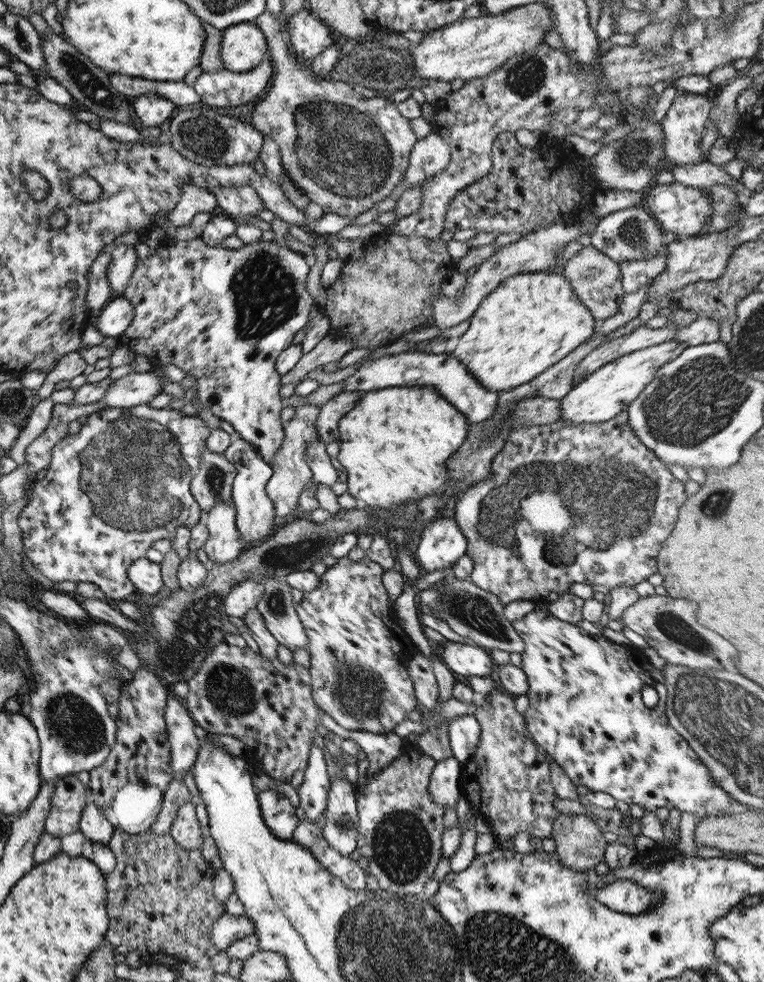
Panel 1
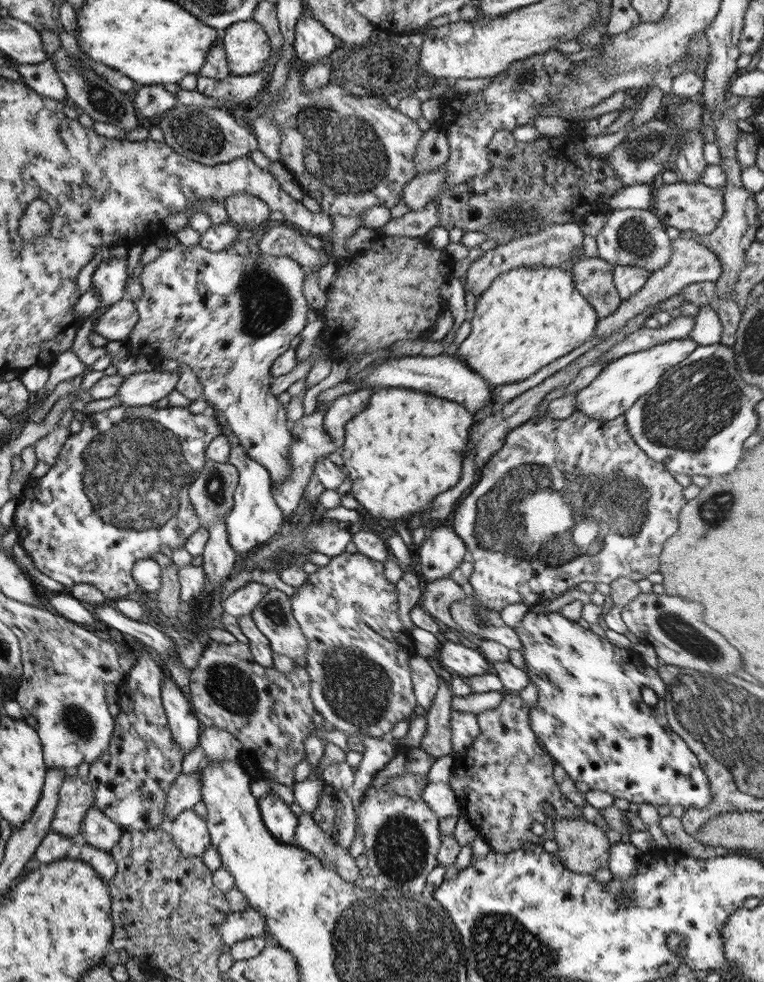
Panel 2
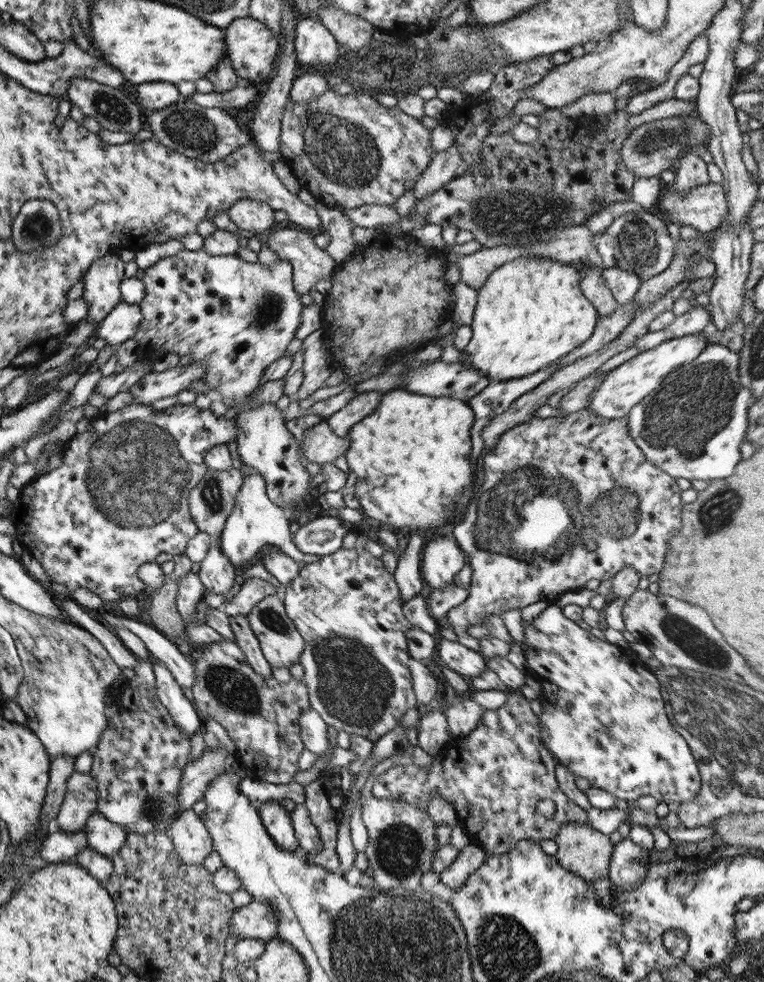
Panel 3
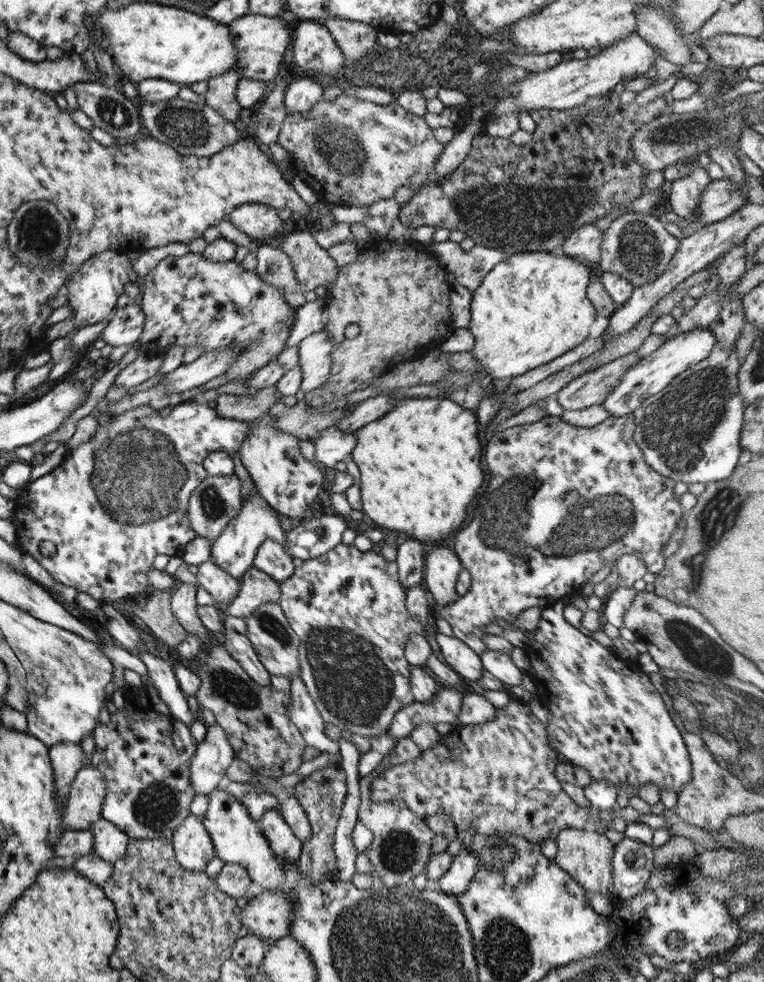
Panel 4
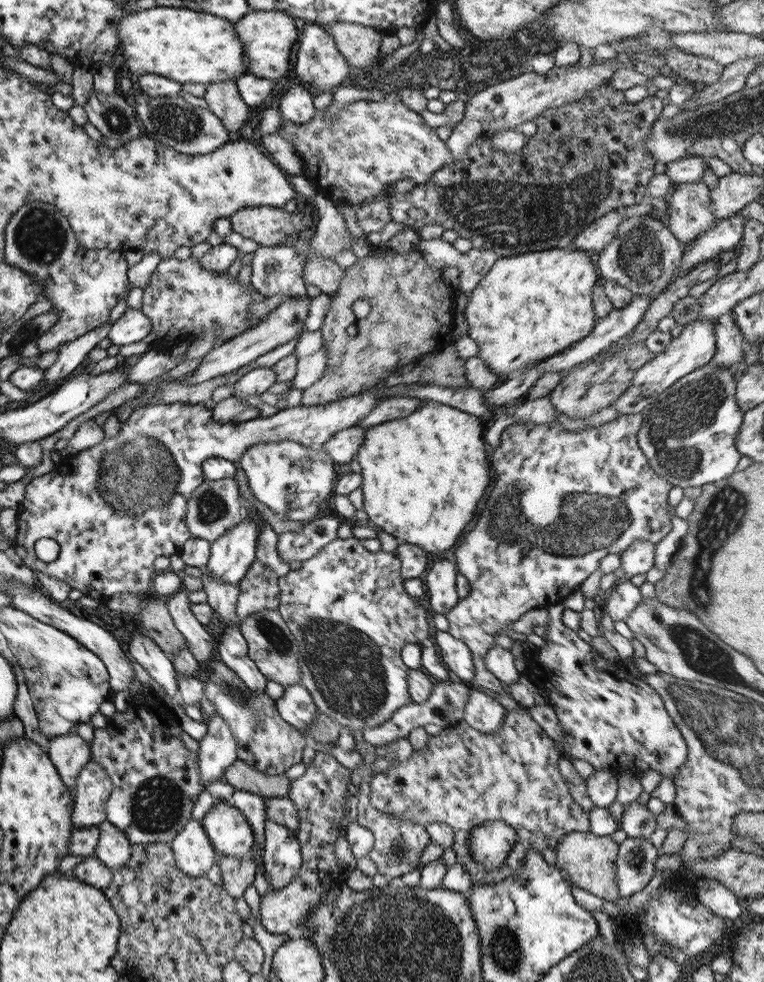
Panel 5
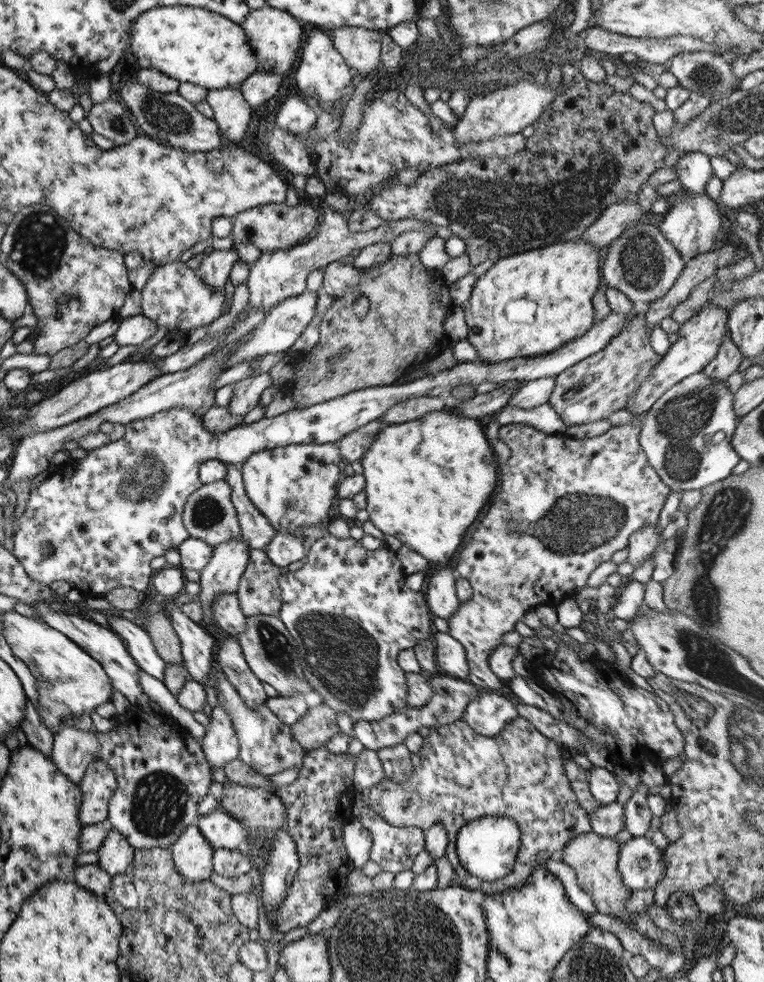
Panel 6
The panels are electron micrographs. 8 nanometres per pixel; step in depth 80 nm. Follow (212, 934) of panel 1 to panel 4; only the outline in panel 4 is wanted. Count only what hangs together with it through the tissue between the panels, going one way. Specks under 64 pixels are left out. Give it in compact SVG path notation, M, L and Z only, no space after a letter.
M263 891L248 901L239 911L239 924L250 931L250 935L273 940L280 939L289 931L294 902L290 894L283 891Z

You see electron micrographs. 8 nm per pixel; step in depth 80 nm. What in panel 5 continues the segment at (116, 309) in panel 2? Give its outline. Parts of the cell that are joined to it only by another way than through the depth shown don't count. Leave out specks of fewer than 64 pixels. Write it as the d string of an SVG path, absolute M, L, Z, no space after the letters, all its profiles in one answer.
M127 308L117 320L111 324L111 329L107 333L107 338L111 345L121 347L133 344L145 338L151 331L149 320L140 312L133 308Z

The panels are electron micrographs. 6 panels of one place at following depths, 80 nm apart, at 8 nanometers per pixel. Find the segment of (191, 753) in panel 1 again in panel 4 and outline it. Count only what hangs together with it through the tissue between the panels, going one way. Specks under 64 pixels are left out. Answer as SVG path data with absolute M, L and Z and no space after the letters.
M135 653L135 655L145 665L156 699L163 702L169 712L185 726L195 722L196 719L189 712L185 696L175 678L171 660L165 660L153 654Z

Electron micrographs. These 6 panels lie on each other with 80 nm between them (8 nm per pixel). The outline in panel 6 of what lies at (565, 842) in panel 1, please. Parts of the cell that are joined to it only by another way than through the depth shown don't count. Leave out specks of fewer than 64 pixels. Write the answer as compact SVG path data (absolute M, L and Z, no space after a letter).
M593 832L577 834L570 838L565 847L557 854L561 863L575 871L576 884L596 906L599 914L609 914L630 922L632 918L625 911L625 902L631 896L631 891L622 883L620 872L617 870L617 860L620 845L615 838L601 837Z

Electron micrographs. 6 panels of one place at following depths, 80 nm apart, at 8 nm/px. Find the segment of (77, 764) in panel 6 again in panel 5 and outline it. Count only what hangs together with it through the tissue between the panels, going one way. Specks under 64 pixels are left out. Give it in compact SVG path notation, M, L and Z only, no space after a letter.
M77 731L53 737L45 751L63 786L73 791L80 768L91 760L90 744L79 737Z

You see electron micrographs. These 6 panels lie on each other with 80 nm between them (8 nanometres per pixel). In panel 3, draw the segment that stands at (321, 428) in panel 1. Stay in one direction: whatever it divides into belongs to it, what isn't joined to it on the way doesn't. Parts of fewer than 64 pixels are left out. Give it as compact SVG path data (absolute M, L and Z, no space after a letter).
M378 391L355 394L353 399L350 399L341 409L328 416L325 421L333 434L339 438L347 437L351 426L369 414L373 414L381 397L382 395Z

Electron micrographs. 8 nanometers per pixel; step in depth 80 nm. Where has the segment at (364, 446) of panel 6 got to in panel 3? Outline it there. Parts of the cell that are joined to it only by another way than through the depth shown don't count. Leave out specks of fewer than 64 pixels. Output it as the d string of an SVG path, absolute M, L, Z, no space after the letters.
M321 419L303 431L302 445L297 446L297 454L298 458L302 455L308 462L325 464L333 462L340 456L343 457L347 447L348 438L339 438L333 434L325 419Z

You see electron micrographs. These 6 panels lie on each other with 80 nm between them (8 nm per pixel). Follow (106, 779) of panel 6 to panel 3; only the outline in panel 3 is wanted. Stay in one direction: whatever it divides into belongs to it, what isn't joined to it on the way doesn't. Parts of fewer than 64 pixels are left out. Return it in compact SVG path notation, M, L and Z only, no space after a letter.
M74 771L65 783L65 797L53 821L53 828L61 832L79 833L89 816L96 812L97 782L89 773Z

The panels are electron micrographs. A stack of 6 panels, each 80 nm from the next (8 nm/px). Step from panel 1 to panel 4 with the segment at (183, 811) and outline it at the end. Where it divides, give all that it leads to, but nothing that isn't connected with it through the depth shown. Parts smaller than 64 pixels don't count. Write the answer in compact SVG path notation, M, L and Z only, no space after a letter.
M191 814L173 829L169 841L177 863L185 870L203 870L215 856L211 839L200 818Z

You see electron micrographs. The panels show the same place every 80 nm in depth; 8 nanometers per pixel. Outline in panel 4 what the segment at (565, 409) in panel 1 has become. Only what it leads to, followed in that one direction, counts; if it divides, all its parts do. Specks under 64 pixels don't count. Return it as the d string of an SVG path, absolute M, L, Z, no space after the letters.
M708 329L689 330L675 335L663 345L659 345L651 354L640 358L621 375L619 383L606 394L602 402L603 408L611 417L620 417L637 410L646 398L663 390L675 376L707 358L713 348L715 348L714 335Z

